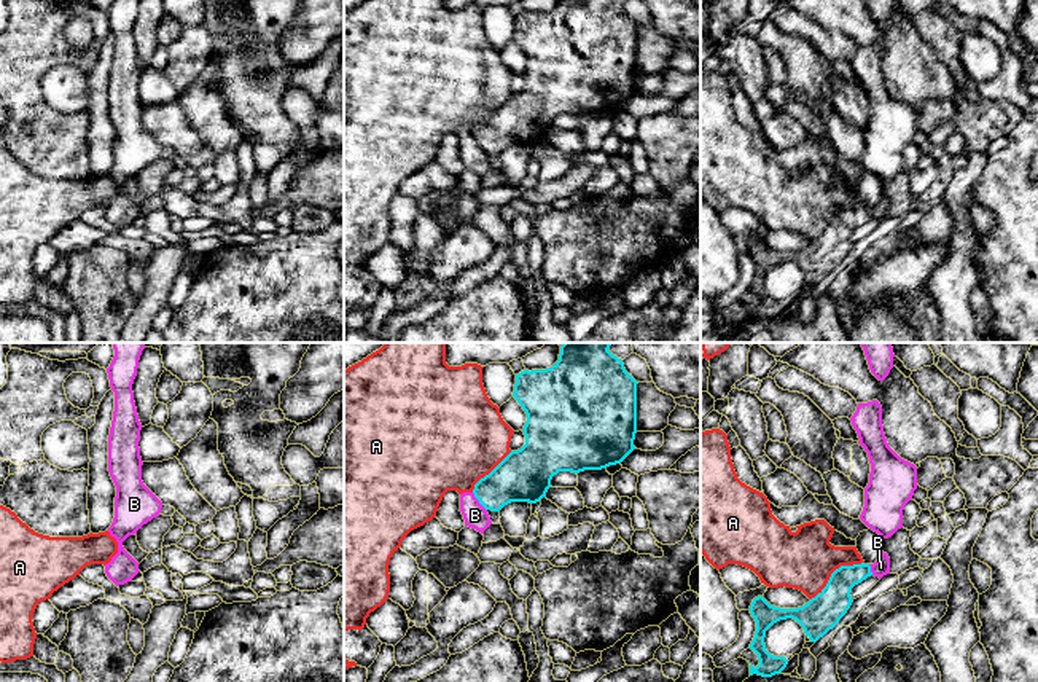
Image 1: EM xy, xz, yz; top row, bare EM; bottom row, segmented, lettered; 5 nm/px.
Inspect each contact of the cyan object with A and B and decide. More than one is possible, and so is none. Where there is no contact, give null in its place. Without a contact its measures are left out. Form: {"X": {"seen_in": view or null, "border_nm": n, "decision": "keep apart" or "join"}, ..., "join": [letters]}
{"A": {"seen_in": "yz", "border_nm": 340, "decision": "keep apart"}, "B": {"seen_in": "xz", "border_nm": 120, "decision": "keep apart"}, "join": []}

